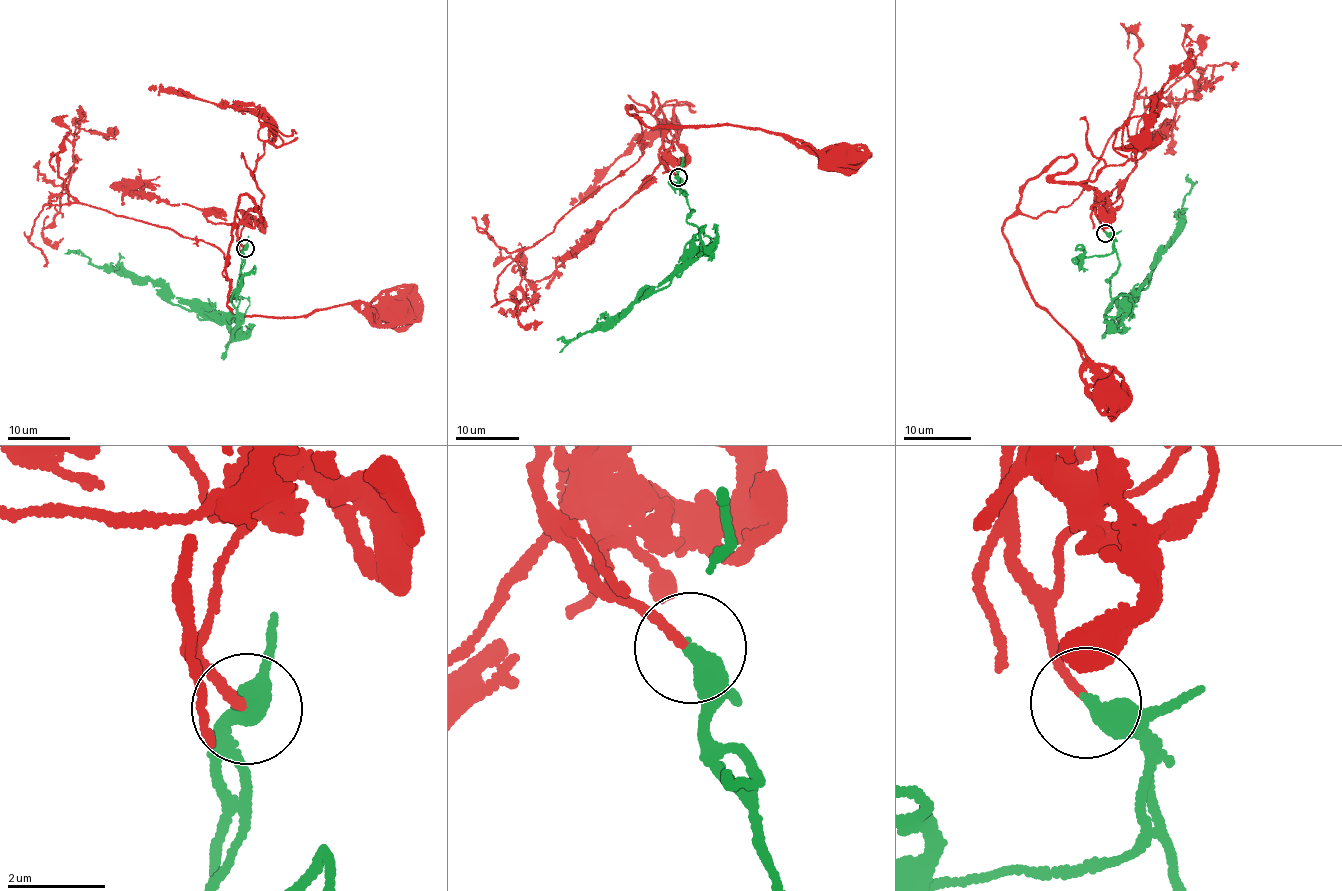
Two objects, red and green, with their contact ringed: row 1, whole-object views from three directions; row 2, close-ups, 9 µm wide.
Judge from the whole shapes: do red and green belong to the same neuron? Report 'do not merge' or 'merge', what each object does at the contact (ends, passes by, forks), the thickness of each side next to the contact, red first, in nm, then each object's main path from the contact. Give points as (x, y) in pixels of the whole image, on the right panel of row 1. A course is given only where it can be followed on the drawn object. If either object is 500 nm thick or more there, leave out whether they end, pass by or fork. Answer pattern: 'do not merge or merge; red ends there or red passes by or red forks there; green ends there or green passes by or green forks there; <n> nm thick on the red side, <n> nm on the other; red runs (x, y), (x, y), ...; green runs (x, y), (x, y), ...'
merge; red ends there; green ends there; 170 nm thick on the red side, 480 nm on the other; red runs (1104, 232), (1095, 191), (1053, 179), (1072, 169), (1069, 156), (1024, 185), (1002, 233), (1028, 292), (1105, 393); green runs (1104, 232), (1119, 260), (1110, 278), (1110, 300), (1117, 302), (1149, 277), (1196, 181)

